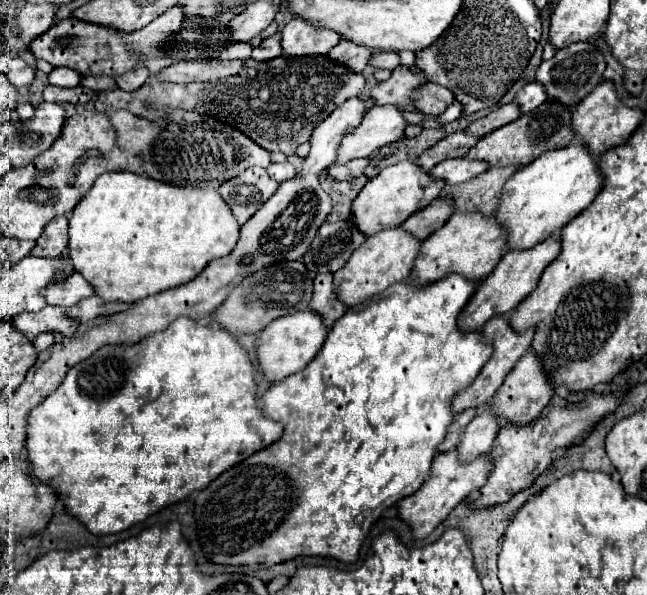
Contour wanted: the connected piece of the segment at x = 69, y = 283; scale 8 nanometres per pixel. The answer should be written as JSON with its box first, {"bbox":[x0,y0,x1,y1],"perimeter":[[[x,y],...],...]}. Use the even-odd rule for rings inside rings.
{"bbox":[44,274,96,306],"perimeter":[[[80,274],[68,276],[62,284],[50,284],[44,290],[48,304],[52,304],[52,306],[74,306],[80,300],[90,298],[94,294],[96,294],[94,288]]]}

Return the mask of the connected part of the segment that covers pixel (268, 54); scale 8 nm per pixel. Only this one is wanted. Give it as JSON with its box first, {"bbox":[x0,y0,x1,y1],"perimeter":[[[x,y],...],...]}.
{"bbox":[252,32,282,60],"perimeter":[[[280,32],[272,34],[270,38],[264,38],[262,44],[252,50],[252,58],[254,60],[272,60],[272,58],[276,58],[280,54],[282,54],[282,48],[280,48]]]}

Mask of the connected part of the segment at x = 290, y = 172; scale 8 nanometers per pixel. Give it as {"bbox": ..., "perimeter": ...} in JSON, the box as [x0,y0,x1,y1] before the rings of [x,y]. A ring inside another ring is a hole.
{"bbox":[268,162,296,182],"perimeter":[[[286,162],[286,164],[272,164],[268,166],[268,174],[278,180],[278,182],[284,182],[284,180],[292,180],[292,176],[296,176],[296,168]]]}

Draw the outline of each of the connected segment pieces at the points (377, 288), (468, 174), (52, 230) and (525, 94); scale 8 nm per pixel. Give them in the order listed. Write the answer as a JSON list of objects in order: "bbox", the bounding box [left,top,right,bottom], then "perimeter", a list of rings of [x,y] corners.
[{"bbox":[334,228,422,306],"perimeter":[[[388,228],[380,230],[374,236],[368,236],[366,242],[356,248],[356,252],[350,256],[348,264],[340,268],[340,272],[334,274],[334,288],[336,296],[346,304],[346,306],[356,306],[364,302],[366,298],[372,298],[386,290],[390,284],[406,280],[414,268],[414,260],[420,252],[422,240],[416,240],[412,232],[402,232],[402,228]]]},{"bbox":[430,158,490,184],"perimeter":[[[452,158],[452,160],[444,160],[440,164],[436,164],[430,174],[434,178],[442,178],[448,184],[462,184],[468,182],[472,178],[476,178],[478,174],[486,172],[490,164],[486,160],[468,160],[468,158]]]},{"bbox":[32,216,68,258],"perimeter":[[[58,216],[46,224],[42,236],[36,240],[32,256],[42,258],[56,258],[68,248],[68,218]]]},{"bbox":[514,82,546,112],"perimeter":[[[528,82],[520,94],[516,94],[514,98],[518,104],[520,104],[520,110],[522,112],[532,112],[536,110],[544,100],[546,100],[546,92],[544,92],[544,86],[540,82]]]}]

